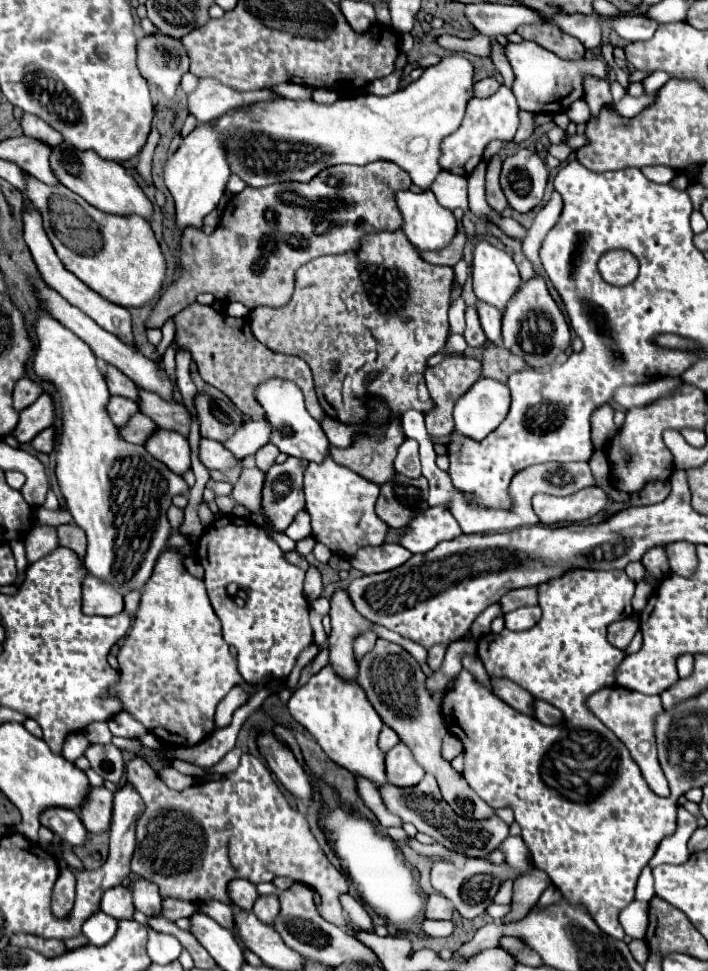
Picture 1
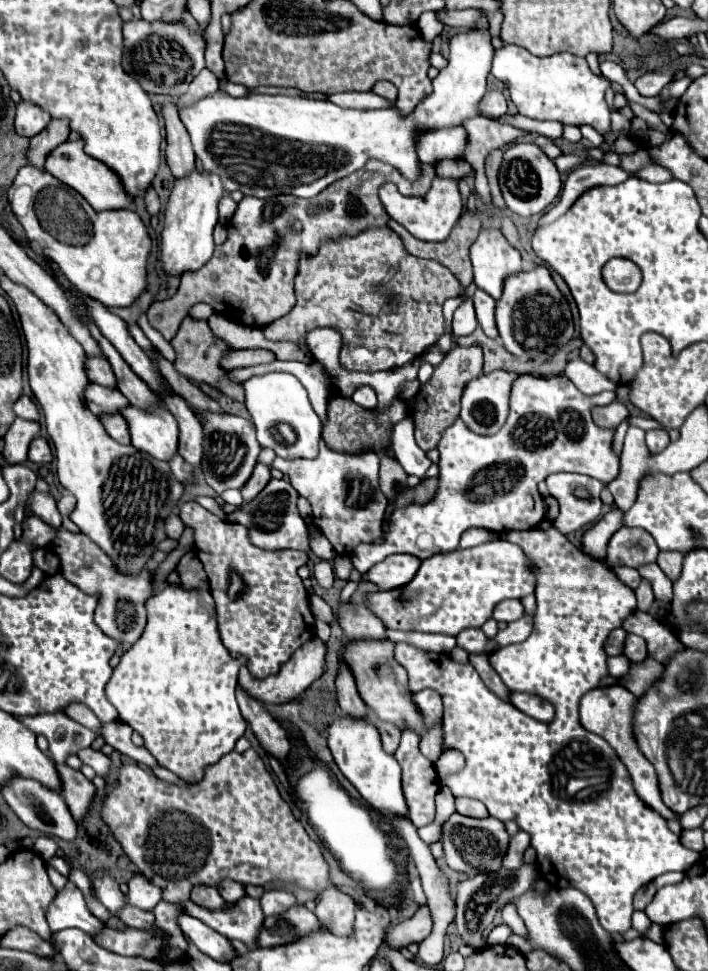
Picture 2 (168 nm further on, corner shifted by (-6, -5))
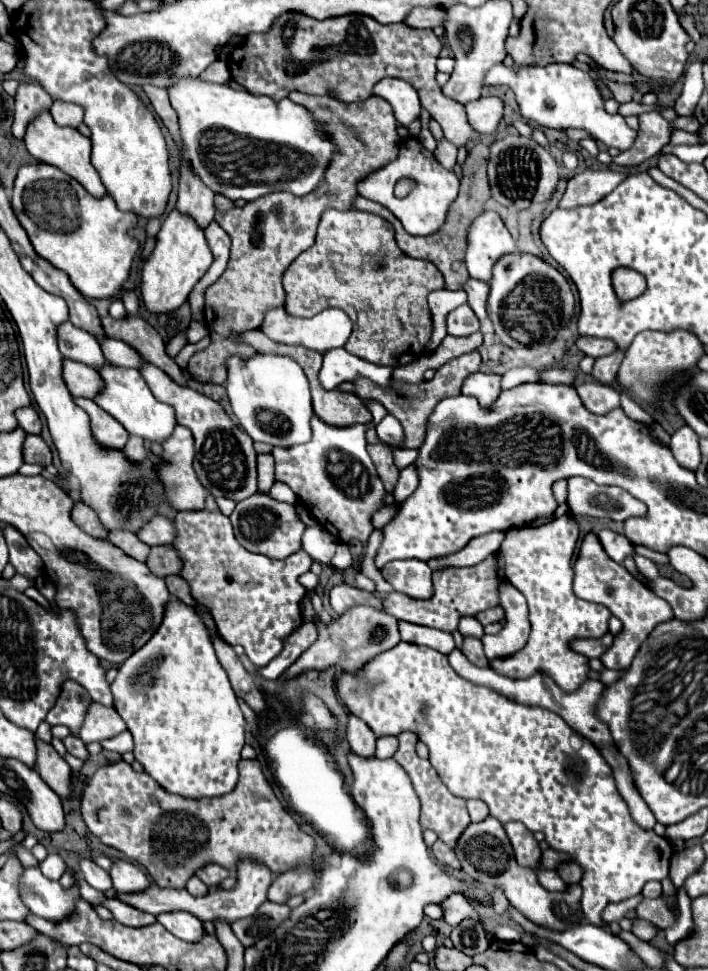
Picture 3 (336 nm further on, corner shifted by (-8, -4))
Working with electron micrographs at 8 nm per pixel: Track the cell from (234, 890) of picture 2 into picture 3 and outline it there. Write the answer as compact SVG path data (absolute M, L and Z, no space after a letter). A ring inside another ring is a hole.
M206 865L200 869L200 873L196 873L196 877L200 877L210 889L216 889L226 877L230 877L230 873L220 865Z

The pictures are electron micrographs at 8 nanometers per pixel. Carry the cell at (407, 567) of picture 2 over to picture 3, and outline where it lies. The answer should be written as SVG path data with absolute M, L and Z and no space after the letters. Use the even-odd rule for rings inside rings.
M390 561L382 569L382 577L394 587L394 591L408 597L428 599L432 595L432 569L424 561Z

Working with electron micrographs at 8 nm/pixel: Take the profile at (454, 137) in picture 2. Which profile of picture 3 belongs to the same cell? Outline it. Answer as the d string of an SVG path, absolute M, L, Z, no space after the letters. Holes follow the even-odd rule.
M386 77L376 83L374 95L380 95L386 101L390 101L390 105L394 107L394 115L402 125L410 125L410 123L418 121L422 105L418 101L416 89L412 85L408 85L406 81Z

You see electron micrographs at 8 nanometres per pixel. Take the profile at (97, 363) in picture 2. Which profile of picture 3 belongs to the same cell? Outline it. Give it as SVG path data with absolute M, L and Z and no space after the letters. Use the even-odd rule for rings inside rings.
M66 321L58 329L58 345L60 345L60 353L66 359L84 363L92 369L102 369L106 363L104 353L100 349L100 343L96 341L96 337L92 337L84 329L74 327L70 321Z

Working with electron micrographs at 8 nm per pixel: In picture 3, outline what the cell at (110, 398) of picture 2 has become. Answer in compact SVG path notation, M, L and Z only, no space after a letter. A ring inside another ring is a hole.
M68 359L64 361L64 381L74 397L94 399L104 389L104 381L98 371Z

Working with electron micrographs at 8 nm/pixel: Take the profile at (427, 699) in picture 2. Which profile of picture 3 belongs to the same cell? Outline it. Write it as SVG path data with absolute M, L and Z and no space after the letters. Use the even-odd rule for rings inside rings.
M404 731L398 735L398 741L400 741L400 747L398 751L394 753L394 759L404 767L404 771L408 773L410 781L412 781L412 787L414 791L418 793L420 797L420 803L422 803L422 815L420 815L420 823L422 827L428 827L432 831L436 831L436 835L448 843L450 847L456 845L456 839L462 835L462 831L468 827L470 823L470 817L468 817L468 811L466 811L466 801L460 799L460 797L454 797L446 785L440 781L438 773L432 769L430 761L426 759L420 759L418 753L416 753L416 743L420 739L416 739L416 733L410 733L410 731Z

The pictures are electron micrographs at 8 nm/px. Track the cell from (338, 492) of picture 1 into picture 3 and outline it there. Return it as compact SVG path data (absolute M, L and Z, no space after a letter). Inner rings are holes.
M314 417L312 439L308 443L290 449L274 447L272 451L276 459L276 481L288 483L318 523L342 543L352 539L366 543L374 531L372 515L384 507L386 491L366 447L366 425L332 427Z

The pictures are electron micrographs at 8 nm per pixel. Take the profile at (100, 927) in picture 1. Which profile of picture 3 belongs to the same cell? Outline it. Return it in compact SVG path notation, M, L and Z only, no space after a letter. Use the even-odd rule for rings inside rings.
M26 869L20 879L20 891L24 905L38 917L52 923L60 923L76 913L76 901L80 901L80 889L76 885L64 889L60 881L50 881L40 869Z

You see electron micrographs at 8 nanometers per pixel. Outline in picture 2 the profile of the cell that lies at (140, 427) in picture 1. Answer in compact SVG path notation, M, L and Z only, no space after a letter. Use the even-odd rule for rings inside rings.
M104 414L100 416L104 430L120 444L130 444L130 432L126 430L126 420L120 414Z

